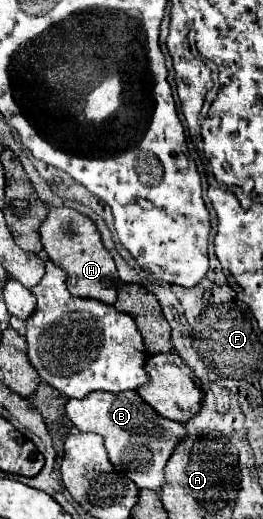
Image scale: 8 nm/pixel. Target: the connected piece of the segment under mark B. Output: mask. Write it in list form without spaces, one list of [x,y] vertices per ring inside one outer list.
[[[95,391],[85,399],[69,399],[65,405],[65,413],[79,431],[99,433],[105,441],[105,449],[113,467],[119,473],[127,475],[141,489],[161,489],[161,483],[165,481],[163,467],[169,461],[175,443],[179,443],[187,435],[183,425],[155,415],[155,411],[145,401],[137,399],[135,391]]]

